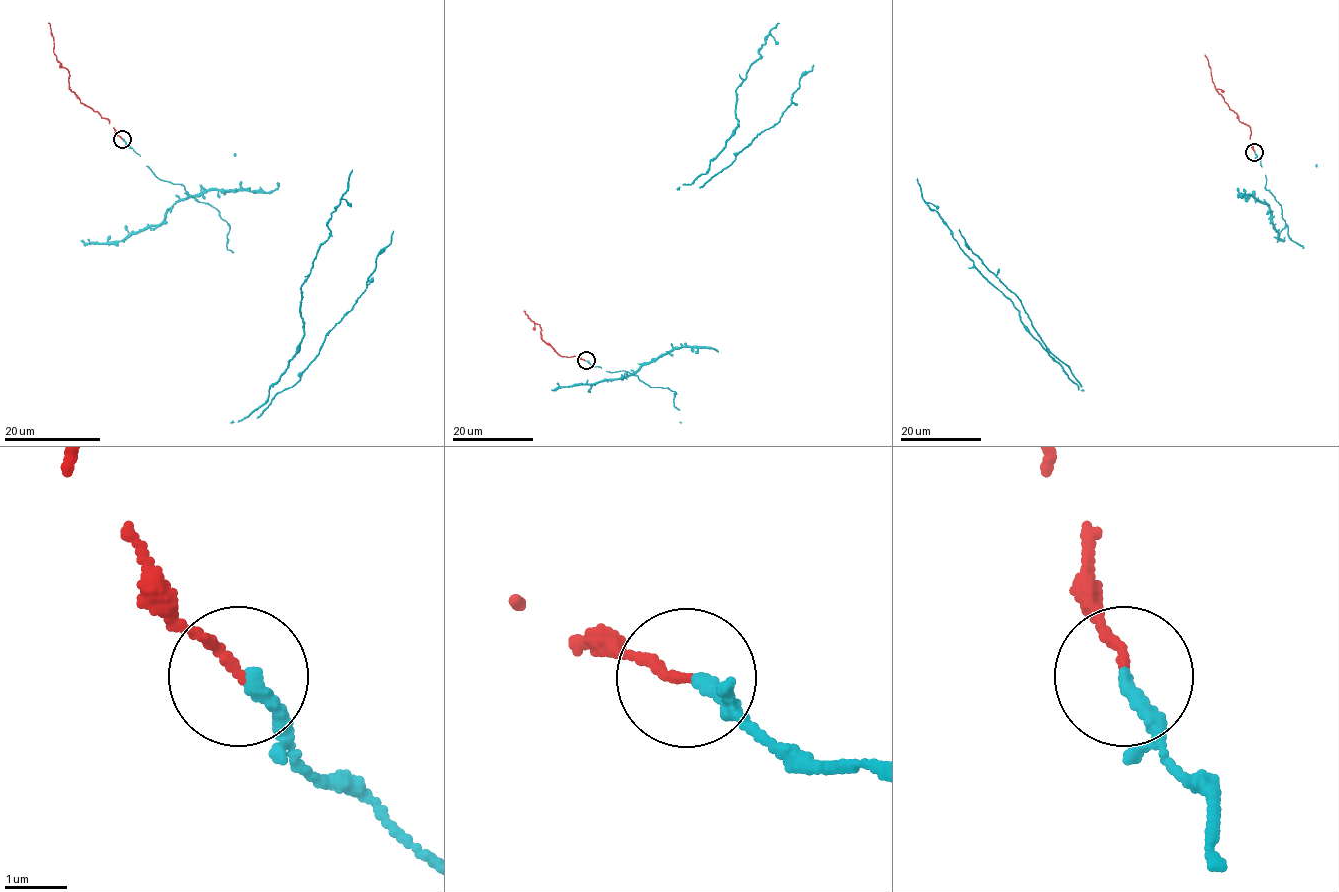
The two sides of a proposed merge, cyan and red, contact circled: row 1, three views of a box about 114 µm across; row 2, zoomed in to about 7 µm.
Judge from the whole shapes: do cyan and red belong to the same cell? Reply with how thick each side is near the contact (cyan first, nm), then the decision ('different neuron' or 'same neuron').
240 nm thick on the cyan side, 150 nm on the other; same neuron

